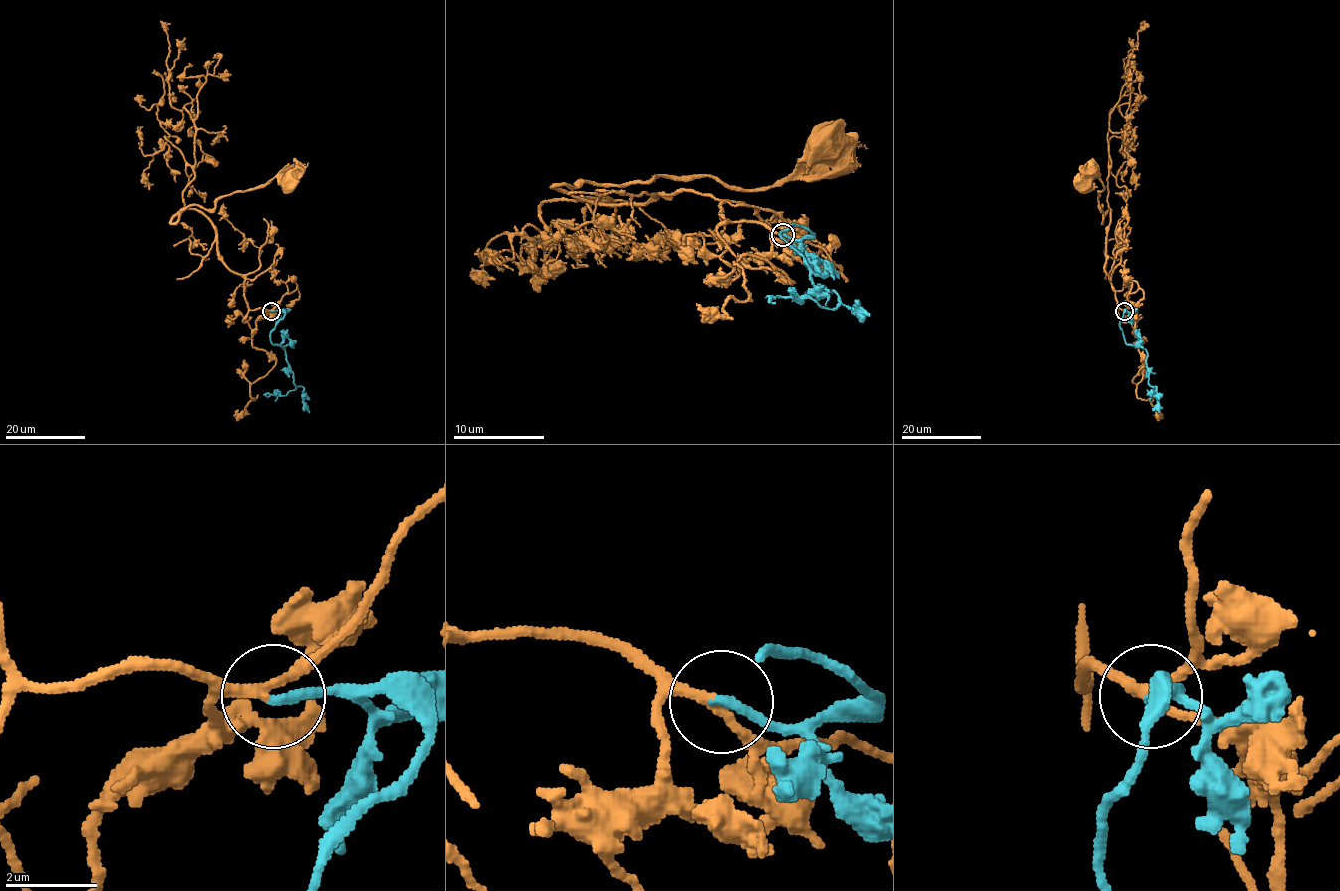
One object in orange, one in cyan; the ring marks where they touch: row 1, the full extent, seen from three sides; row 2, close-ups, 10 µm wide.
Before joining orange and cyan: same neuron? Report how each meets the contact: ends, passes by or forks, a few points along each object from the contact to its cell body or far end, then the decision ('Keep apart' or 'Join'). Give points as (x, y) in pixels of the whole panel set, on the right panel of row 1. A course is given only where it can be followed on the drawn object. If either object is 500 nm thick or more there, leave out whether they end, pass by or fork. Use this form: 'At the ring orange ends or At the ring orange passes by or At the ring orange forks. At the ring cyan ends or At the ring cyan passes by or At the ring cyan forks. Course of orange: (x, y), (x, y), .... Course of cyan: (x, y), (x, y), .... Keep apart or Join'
At the ring orange passes by. At the ring cyan ends. Course of orange: (1123, 310), (1118, 309), (1105, 270), (1111, 210), (1104, 214), (1099, 207), (1103, 183), (1097, 177), (1085, 182). Course of cyan: (1123, 310), (1119, 325), (1124, 341), (1145, 349), (1148, 383), (1156, 390), (1152, 395), (1150, 393), (1153, 397). Join

